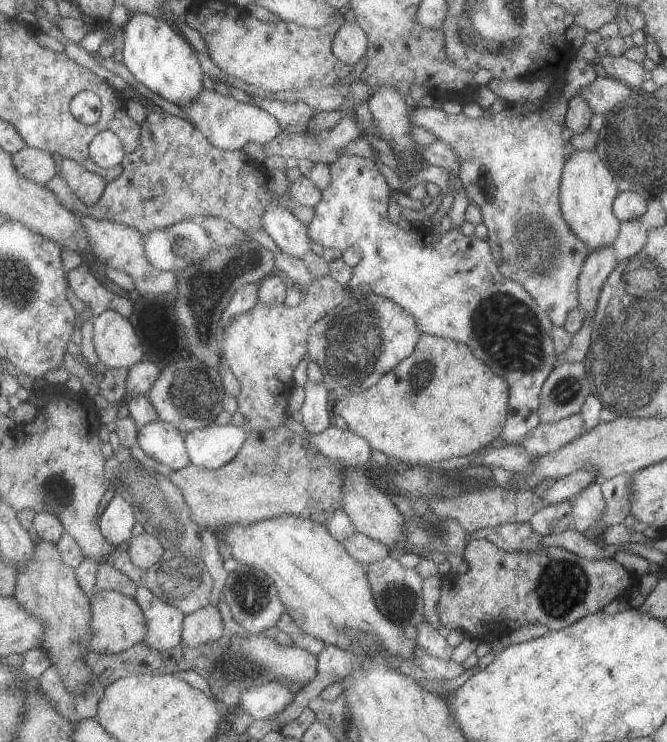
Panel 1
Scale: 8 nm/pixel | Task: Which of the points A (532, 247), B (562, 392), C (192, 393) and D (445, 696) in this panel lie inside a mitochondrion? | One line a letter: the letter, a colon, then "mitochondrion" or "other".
A: mitochondrion
B: mitochondrion
C: mitochondrion
D: other

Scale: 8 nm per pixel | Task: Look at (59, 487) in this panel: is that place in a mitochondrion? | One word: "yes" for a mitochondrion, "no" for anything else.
yes

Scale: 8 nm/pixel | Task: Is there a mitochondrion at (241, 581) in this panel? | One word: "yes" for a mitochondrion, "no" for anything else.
no

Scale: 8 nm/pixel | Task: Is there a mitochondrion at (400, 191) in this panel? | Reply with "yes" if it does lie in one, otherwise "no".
no

